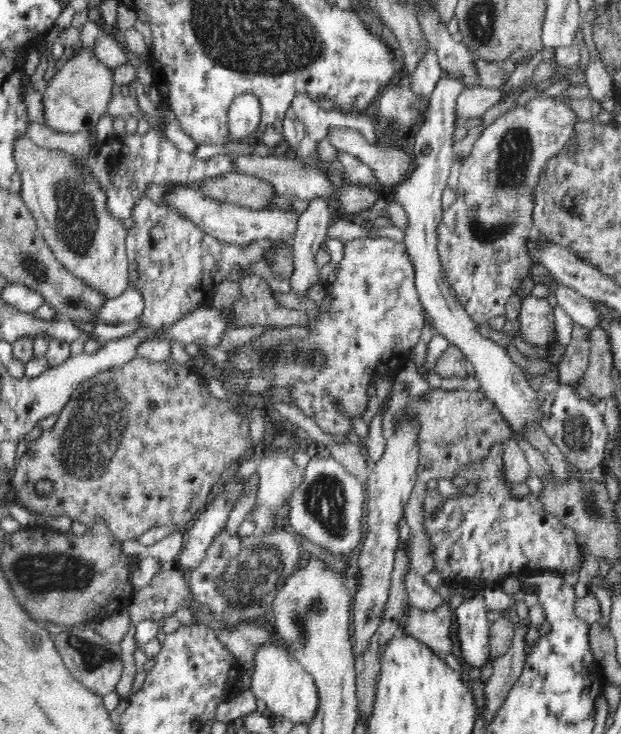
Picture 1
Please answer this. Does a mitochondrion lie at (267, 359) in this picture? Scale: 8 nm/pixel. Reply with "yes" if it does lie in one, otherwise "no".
yes

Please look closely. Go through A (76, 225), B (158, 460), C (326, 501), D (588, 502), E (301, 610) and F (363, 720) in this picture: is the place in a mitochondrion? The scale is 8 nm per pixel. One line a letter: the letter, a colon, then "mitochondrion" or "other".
A: mitochondrion
B: other
C: mitochondrion
D: mitochondrion
E: mitochondrion
F: other

